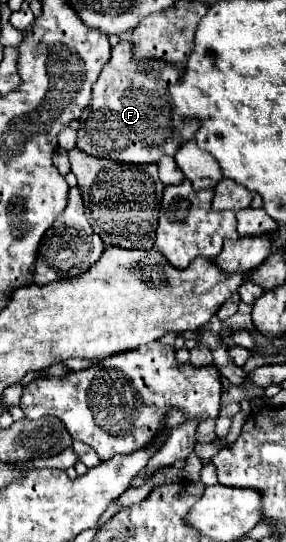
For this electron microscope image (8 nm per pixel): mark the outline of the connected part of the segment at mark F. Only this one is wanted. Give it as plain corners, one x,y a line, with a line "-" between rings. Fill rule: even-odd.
121,40
113,48
111,60
107,62
99,80
93,86
91,104
83,110
83,114
79,118
81,128
77,132
77,146
83,152
97,156
97,158
113,158
113,160
133,162
133,164
159,162
159,158
165,154
175,156
179,146
183,146
187,140
191,140
195,136
195,132
199,130
197,118
183,118
181,114
177,114
171,92
169,92
169,86
179,82
179,78
183,76
183,70
185,70
183,64
167,66
167,62
151,62
151,66
139,66
139,62
135,62
131,42

